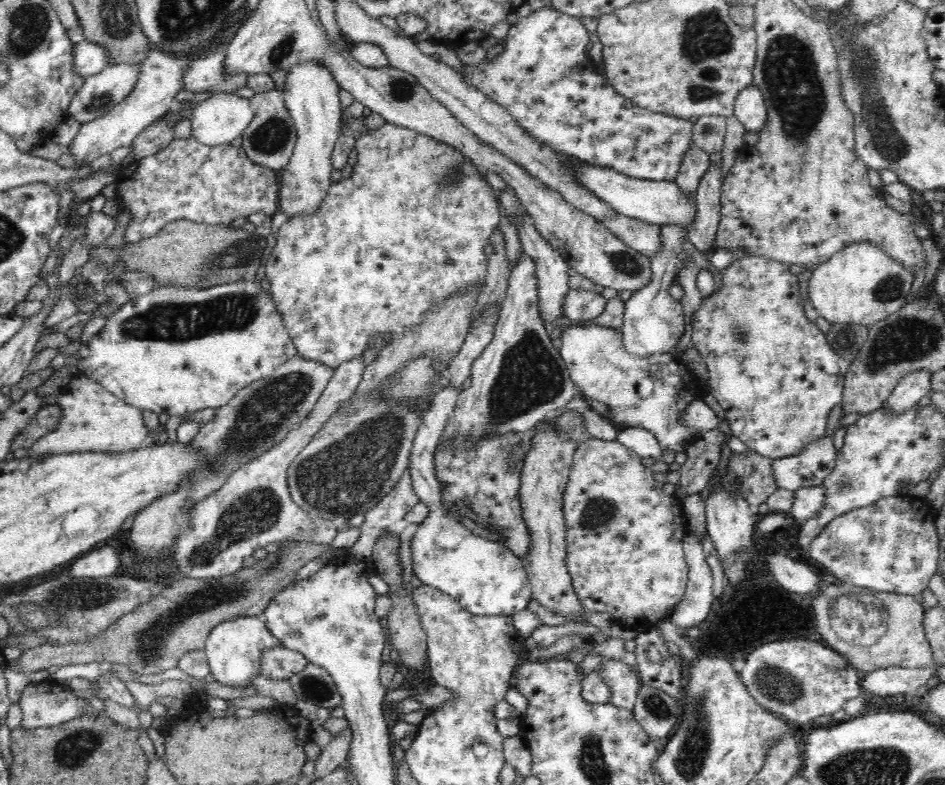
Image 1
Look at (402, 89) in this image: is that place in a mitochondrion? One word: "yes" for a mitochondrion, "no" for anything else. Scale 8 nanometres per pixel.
yes

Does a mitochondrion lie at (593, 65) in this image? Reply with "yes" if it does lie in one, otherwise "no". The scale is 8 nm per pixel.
no

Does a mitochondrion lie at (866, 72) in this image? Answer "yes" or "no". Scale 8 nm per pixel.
yes

